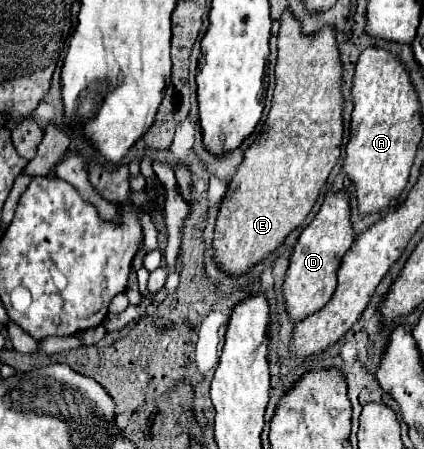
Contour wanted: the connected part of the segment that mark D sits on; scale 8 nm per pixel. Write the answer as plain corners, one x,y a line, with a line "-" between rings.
327,194
325,202
321,204
321,210
315,214
313,222
301,232
297,246
293,248
285,286
283,286
283,298
285,298
285,310
291,318
291,322
301,322
309,314
319,312
331,298
335,284
337,284
337,268
341,264
341,258
353,244
355,236
349,222
349,198
347,194

